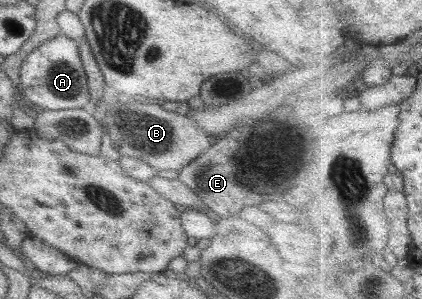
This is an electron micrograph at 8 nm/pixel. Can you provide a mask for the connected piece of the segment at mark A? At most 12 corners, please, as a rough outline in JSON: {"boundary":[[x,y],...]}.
{"boundary":[[77,41],[33,48],[19,70],[25,100],[43,110],[83,108],[87,78]]}

